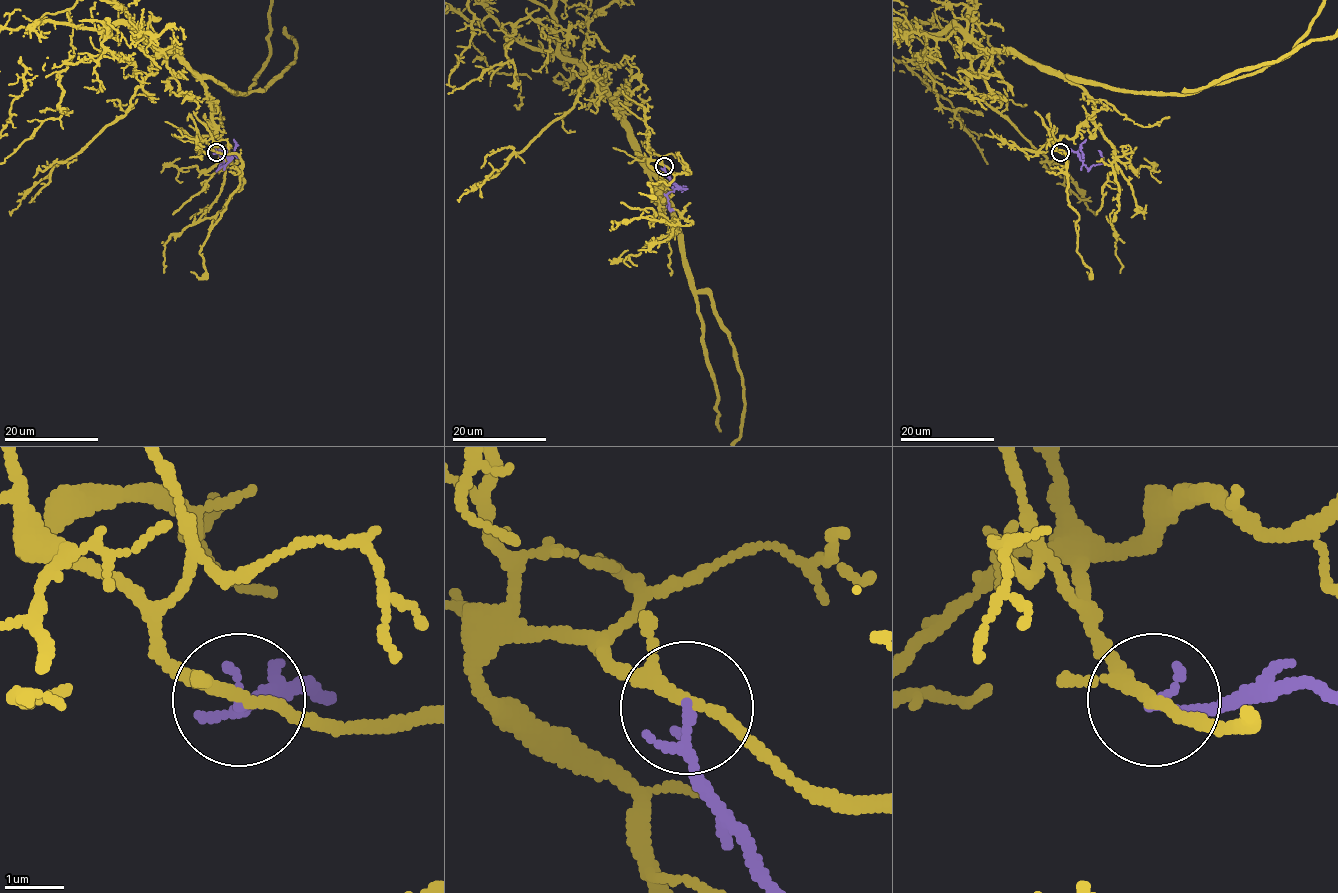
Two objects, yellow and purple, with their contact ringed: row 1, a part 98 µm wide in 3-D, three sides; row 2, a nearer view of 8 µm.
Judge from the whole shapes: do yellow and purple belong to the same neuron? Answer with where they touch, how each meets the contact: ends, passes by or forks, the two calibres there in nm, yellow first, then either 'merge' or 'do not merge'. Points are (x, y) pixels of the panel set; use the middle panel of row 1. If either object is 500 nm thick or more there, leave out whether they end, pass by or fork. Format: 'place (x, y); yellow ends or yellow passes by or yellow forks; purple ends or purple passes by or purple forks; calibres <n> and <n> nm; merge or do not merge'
place (664, 166); yellow forks; purple ends; calibres 180 and 200 nm; do not merge

